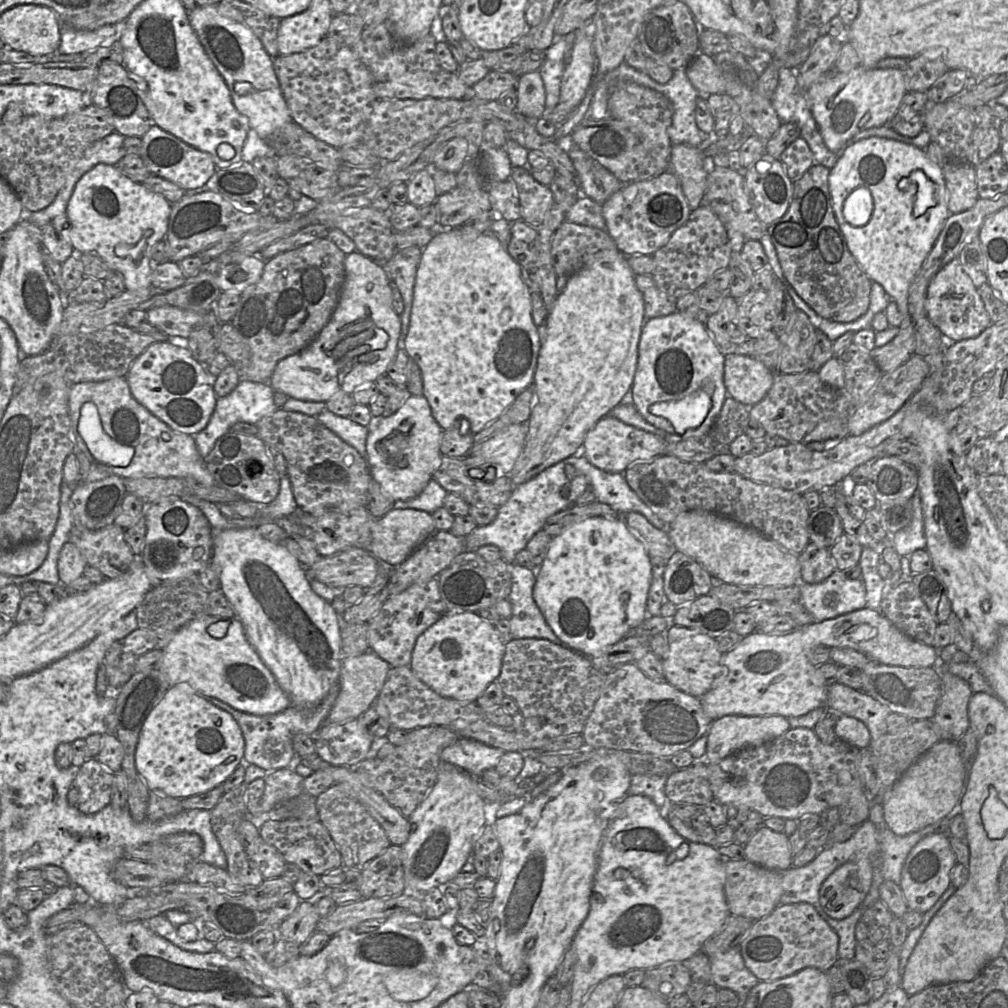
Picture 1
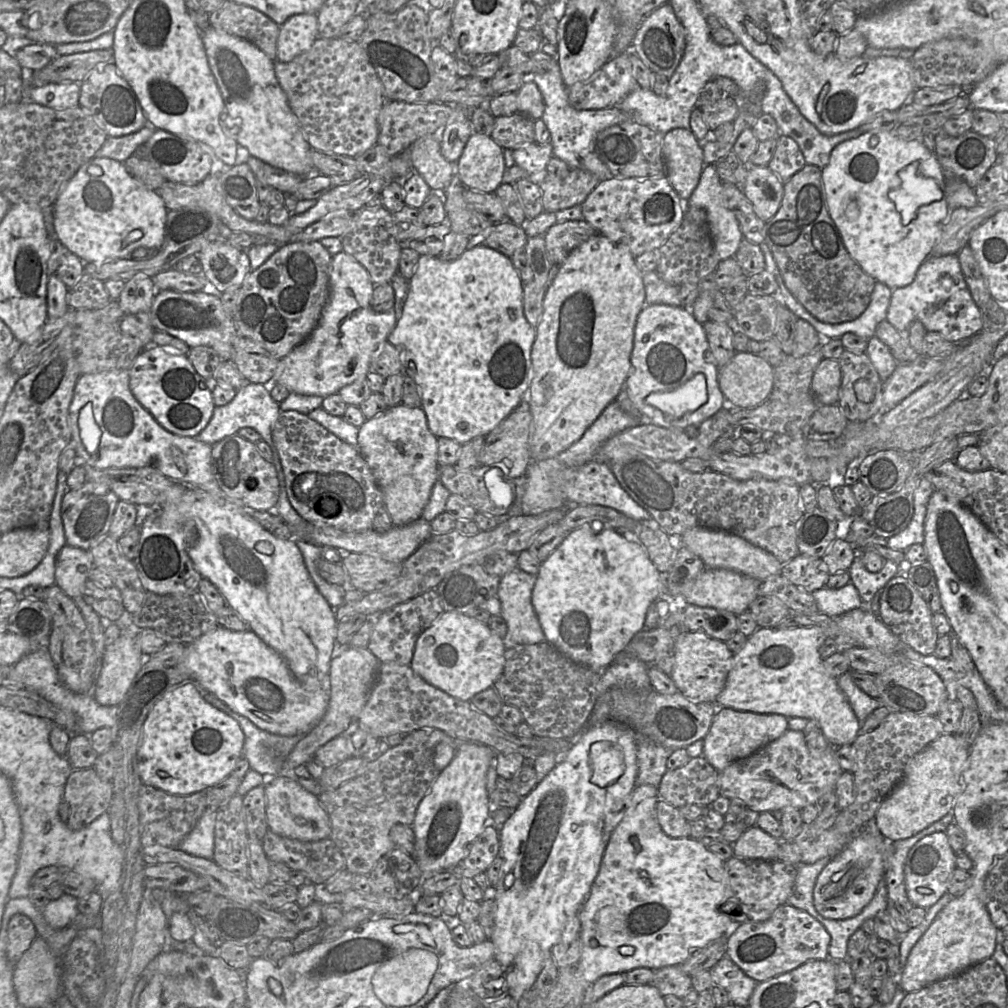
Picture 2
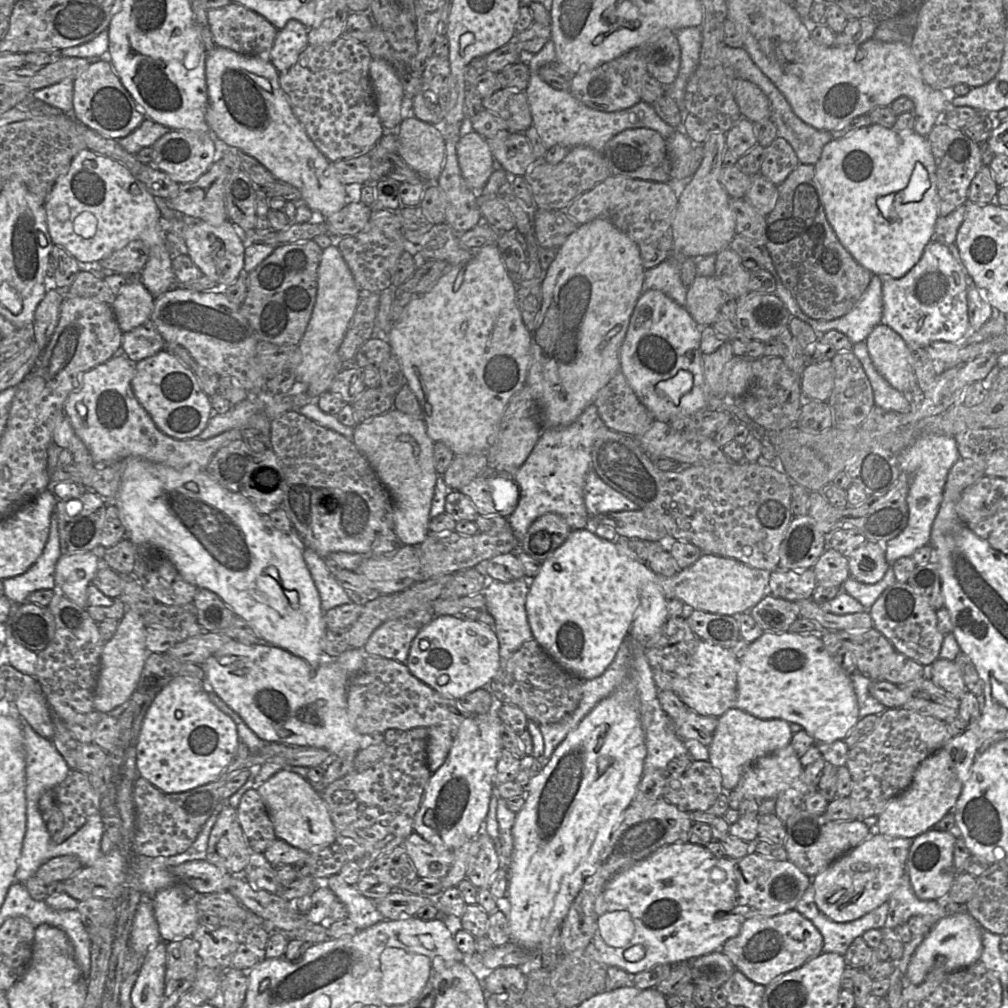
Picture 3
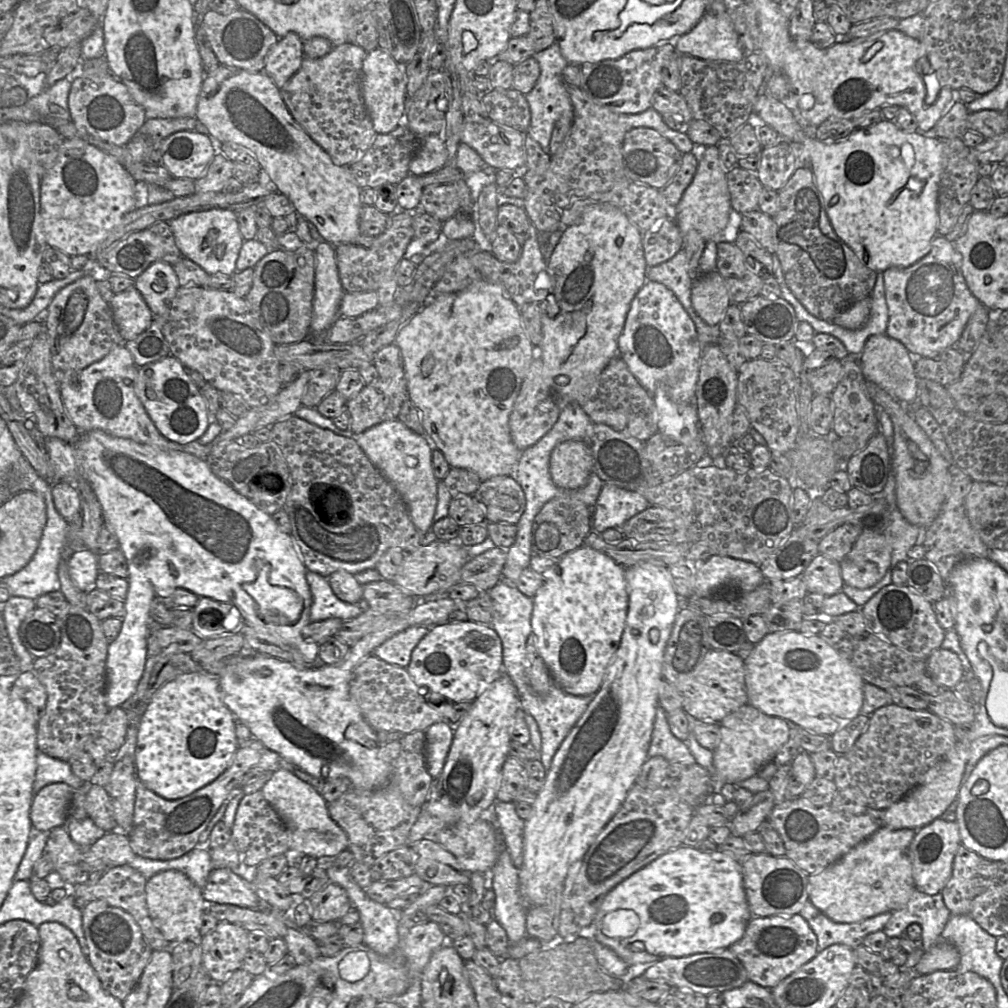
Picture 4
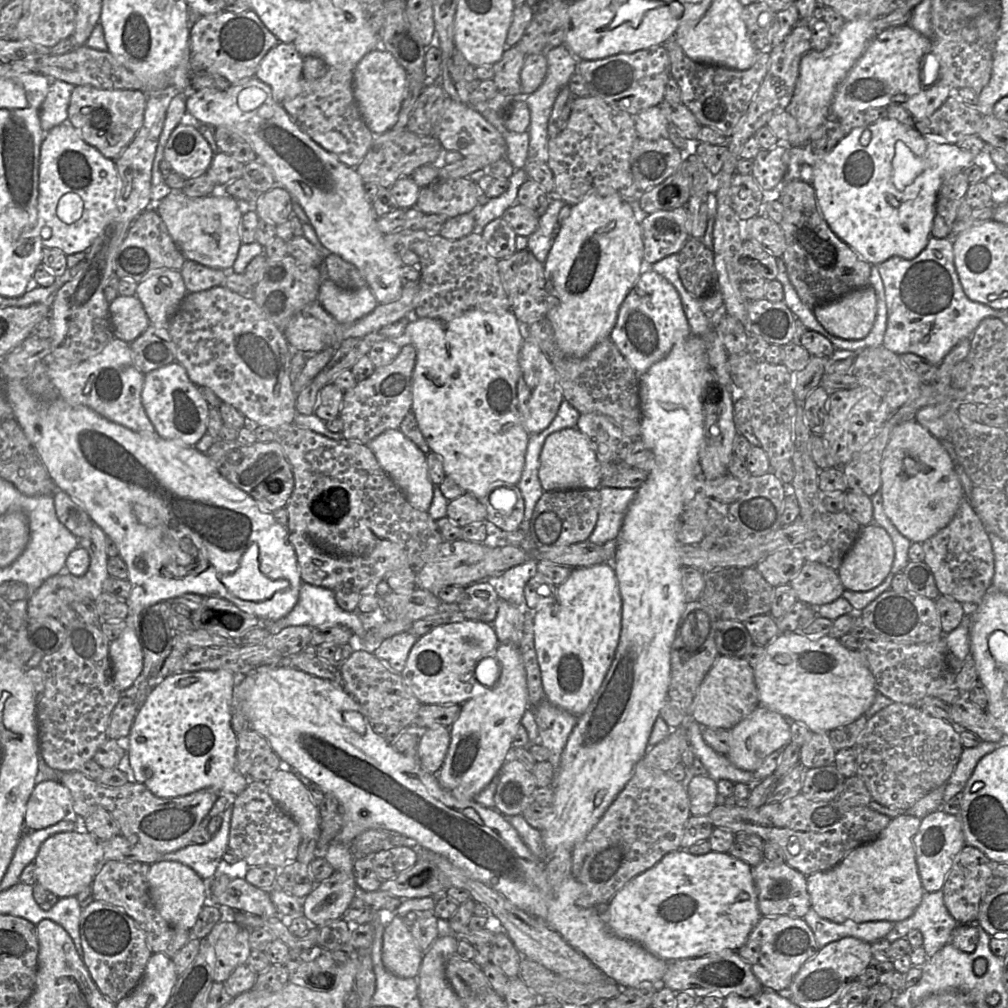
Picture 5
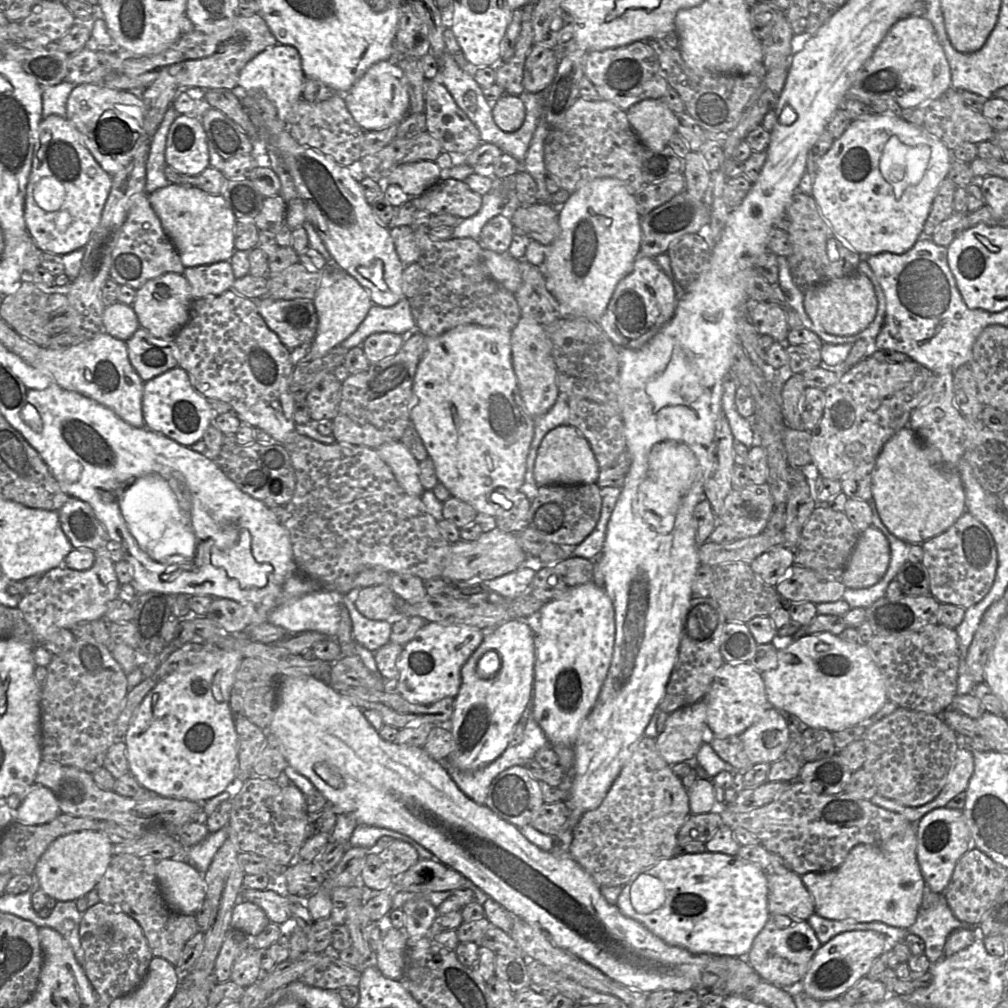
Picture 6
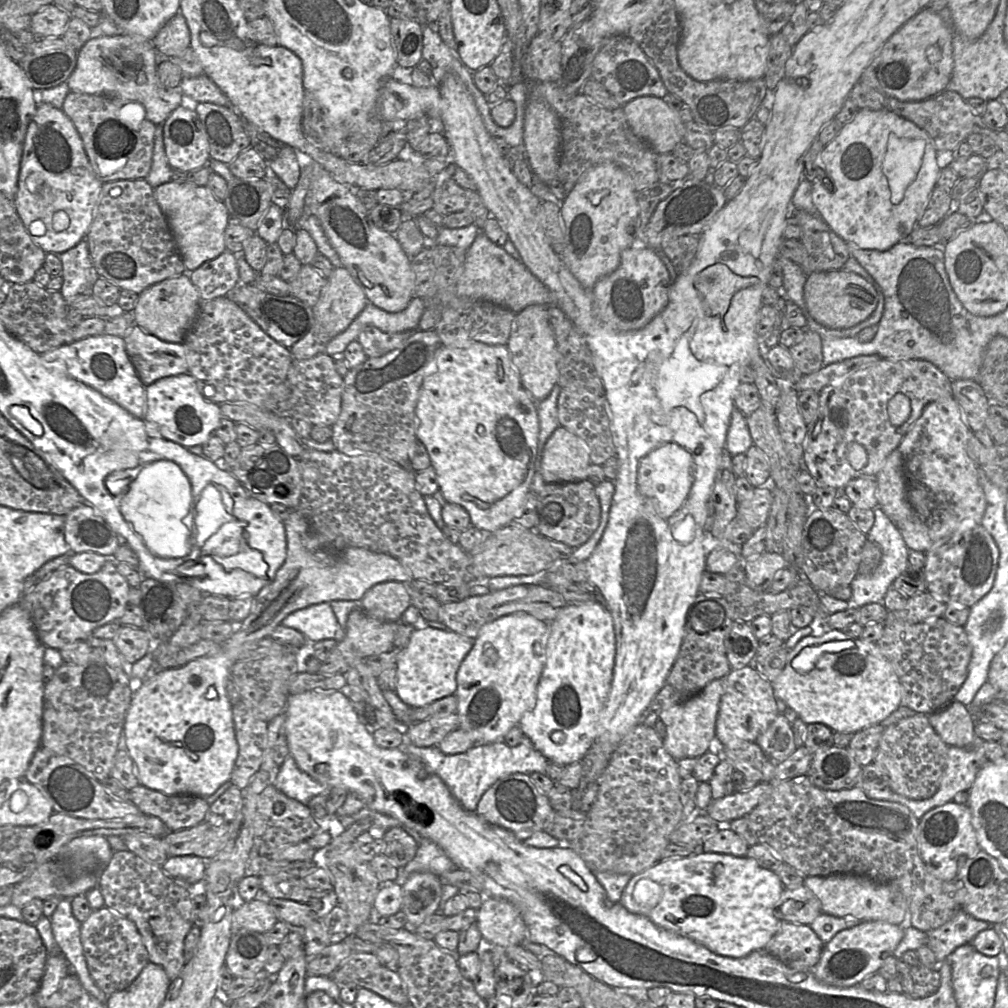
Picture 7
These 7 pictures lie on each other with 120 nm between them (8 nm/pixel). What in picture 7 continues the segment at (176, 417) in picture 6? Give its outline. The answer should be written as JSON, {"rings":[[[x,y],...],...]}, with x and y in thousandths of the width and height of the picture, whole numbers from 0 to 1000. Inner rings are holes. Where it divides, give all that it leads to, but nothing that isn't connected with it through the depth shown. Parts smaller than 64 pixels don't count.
{"rings":[[[188,370],[163,374],[145,383],[144,418],[156,421],[160,434],[167,438],[184,444],[201,441],[220,415],[217,402],[202,396]]]}

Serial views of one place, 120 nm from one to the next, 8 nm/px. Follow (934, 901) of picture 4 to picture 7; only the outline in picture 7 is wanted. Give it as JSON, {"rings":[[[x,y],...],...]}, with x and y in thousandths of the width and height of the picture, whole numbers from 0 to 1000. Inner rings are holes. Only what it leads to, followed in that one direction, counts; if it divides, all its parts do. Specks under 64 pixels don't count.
{"rings":[[[950,903],[940,915],[919,925],[921,938],[927,944],[930,954],[936,954],[948,940],[963,936],[971,925],[982,920],[984,918],[979,914],[971,913],[955,903]]]}

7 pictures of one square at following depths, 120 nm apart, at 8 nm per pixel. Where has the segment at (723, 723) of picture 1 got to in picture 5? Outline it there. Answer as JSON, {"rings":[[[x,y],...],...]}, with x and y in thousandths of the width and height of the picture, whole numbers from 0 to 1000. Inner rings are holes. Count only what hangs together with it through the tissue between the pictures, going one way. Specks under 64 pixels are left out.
{"rings":[[[755,699],[727,722],[721,724],[724,725],[724,743],[720,750],[730,761],[741,765],[749,765],[761,750],[785,736],[784,720],[777,710]]]}

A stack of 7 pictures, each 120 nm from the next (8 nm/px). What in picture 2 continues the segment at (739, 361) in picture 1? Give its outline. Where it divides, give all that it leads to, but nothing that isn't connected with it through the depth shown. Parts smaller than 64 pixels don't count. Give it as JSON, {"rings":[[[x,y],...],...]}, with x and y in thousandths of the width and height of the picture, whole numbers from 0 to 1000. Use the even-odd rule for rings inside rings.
{"rings":[[[730,348],[725,357],[717,364],[713,365],[712,380],[721,400],[724,401],[727,405],[749,405],[752,402],[758,400],[767,387],[767,364],[752,351]]]}

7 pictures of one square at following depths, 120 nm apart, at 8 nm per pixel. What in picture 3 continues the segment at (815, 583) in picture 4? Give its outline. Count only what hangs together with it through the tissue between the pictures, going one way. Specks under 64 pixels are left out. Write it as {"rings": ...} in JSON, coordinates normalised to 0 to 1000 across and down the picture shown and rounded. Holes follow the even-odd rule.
{"rings":[[[820,544],[807,563],[811,580],[835,581],[843,571],[841,553]]]}

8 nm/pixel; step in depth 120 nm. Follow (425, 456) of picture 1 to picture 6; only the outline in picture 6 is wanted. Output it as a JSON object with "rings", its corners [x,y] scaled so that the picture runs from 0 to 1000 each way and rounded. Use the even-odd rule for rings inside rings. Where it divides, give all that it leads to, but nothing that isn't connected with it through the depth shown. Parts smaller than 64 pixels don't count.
{"rings":[[[398,438],[386,438],[372,445],[387,463],[394,478],[407,491],[419,493],[422,485],[417,478],[416,458]]]}

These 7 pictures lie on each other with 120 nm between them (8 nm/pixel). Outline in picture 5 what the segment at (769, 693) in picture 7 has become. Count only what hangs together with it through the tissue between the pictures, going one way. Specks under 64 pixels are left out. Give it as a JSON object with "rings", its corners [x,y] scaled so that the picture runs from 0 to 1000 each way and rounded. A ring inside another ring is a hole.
{"rings":[[[713,650],[696,676],[691,689],[681,707],[696,721],[725,723],[753,699],[748,663],[738,653]]]}

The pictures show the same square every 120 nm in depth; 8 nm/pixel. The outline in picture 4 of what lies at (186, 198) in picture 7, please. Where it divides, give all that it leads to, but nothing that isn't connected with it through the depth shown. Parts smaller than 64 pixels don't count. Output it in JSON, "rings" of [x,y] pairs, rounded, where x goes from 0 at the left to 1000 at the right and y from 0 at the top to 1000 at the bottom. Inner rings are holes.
{"rings":[[[209,206],[181,212],[169,218],[167,221],[181,255],[188,257],[208,273],[231,274],[242,241],[234,211],[228,207]]]}

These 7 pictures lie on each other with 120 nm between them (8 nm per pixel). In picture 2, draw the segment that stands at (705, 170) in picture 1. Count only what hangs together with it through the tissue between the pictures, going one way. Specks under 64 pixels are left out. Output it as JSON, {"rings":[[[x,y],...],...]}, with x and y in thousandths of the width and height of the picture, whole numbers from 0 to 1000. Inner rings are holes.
{"rings":[[[668,128],[658,136],[661,175],[680,202],[690,188],[699,165],[697,145],[685,128]]]}

